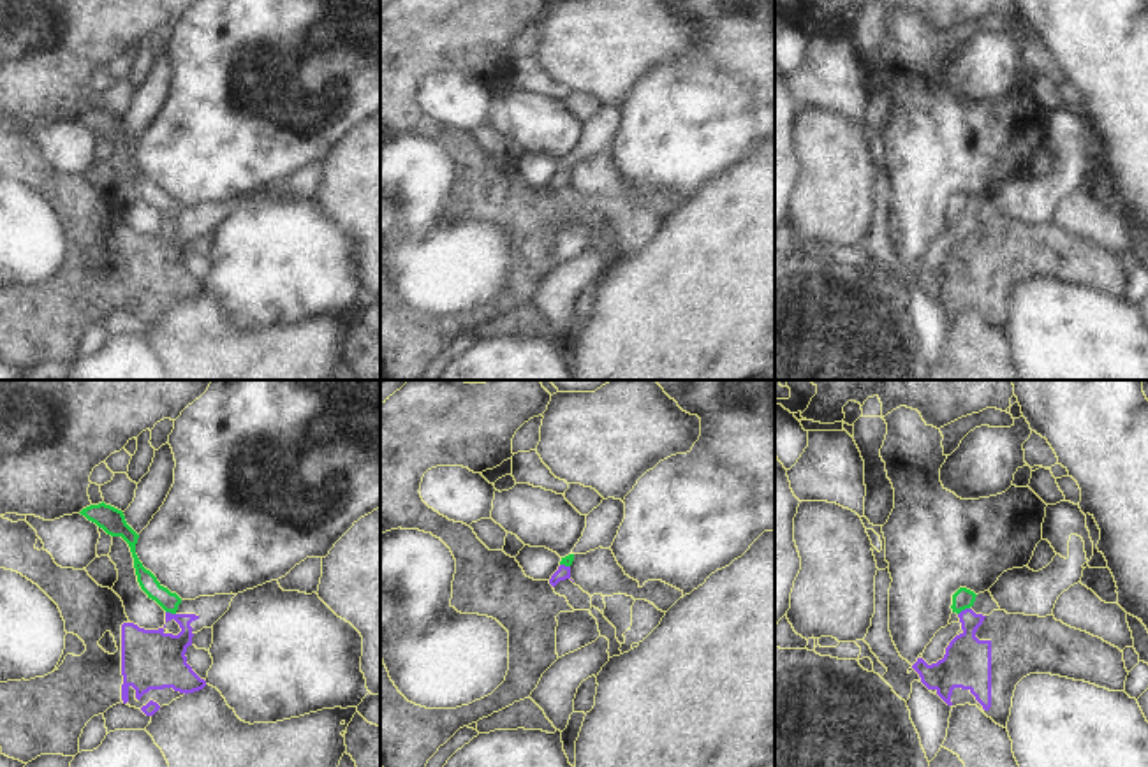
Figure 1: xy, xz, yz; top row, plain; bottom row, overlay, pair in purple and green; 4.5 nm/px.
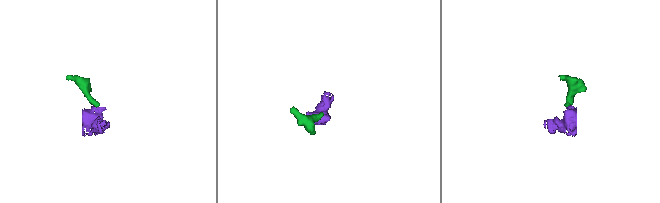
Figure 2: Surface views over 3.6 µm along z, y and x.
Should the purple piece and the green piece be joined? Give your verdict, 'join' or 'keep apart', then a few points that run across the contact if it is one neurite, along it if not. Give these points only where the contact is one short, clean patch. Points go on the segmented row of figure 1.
keep apart | yz (969, 607), (958, 614)

